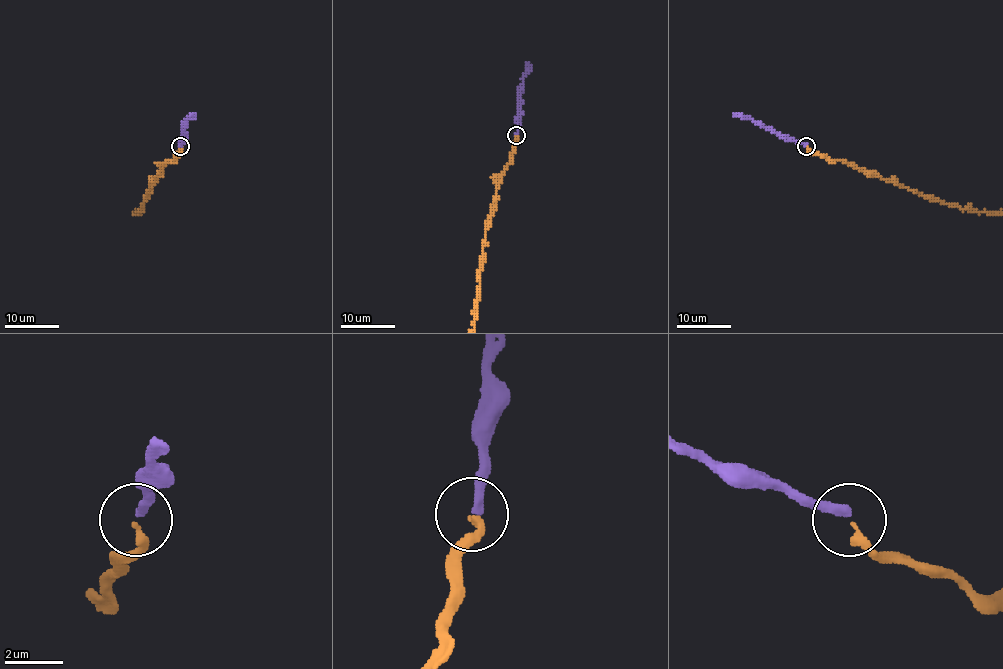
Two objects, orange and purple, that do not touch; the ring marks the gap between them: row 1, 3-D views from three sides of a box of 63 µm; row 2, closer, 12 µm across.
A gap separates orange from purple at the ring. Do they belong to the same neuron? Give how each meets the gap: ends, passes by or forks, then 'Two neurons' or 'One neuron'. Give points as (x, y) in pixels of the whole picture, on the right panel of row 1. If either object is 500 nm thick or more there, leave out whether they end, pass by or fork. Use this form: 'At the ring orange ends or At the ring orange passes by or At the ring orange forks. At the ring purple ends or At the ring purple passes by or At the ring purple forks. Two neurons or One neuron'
At the ring orange ends. At the ring purple ends. Two neurons

